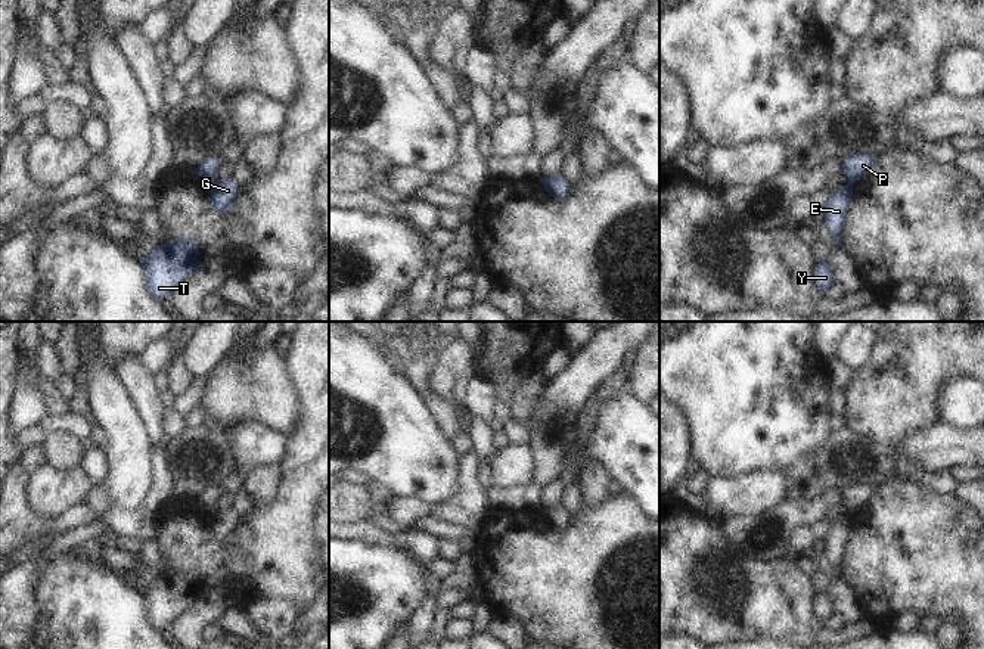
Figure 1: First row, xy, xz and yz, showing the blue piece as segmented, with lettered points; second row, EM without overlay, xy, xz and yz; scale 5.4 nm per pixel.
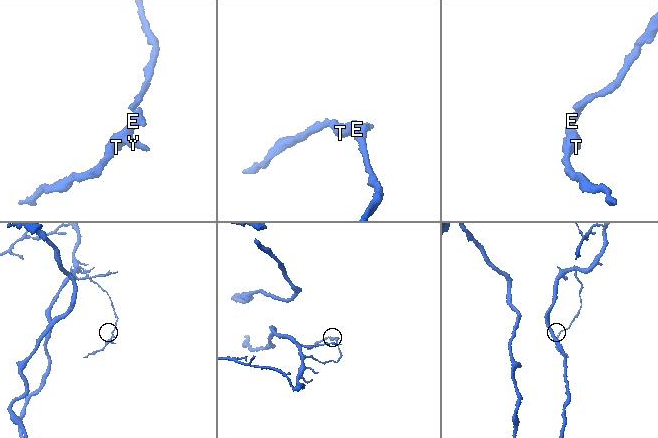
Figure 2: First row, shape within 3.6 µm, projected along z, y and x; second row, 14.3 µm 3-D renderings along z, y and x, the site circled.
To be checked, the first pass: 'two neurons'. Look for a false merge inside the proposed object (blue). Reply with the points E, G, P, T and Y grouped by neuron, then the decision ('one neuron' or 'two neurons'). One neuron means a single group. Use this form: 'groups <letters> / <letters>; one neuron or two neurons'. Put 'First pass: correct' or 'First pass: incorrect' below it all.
groups E G T Y / P; two neurons
First pass: correct

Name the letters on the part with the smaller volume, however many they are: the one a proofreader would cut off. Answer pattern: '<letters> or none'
E, G, T, Y.

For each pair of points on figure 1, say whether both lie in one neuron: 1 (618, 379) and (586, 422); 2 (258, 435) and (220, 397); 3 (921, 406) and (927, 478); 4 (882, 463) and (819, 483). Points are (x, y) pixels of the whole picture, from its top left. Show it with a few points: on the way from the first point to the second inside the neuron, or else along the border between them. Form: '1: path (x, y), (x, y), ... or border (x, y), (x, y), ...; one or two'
1: path (608, 388), (590, 406), (589, 412); one
2: border (226, 431), (242, 421), (257, 421), (276, 432); two
3: border (927, 471), (916, 481); two
4: path (866, 463), (840, 463), (835, 466); one

